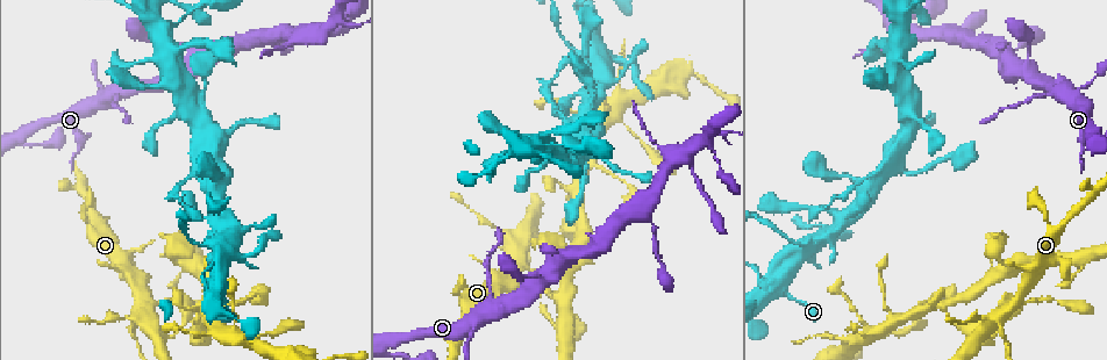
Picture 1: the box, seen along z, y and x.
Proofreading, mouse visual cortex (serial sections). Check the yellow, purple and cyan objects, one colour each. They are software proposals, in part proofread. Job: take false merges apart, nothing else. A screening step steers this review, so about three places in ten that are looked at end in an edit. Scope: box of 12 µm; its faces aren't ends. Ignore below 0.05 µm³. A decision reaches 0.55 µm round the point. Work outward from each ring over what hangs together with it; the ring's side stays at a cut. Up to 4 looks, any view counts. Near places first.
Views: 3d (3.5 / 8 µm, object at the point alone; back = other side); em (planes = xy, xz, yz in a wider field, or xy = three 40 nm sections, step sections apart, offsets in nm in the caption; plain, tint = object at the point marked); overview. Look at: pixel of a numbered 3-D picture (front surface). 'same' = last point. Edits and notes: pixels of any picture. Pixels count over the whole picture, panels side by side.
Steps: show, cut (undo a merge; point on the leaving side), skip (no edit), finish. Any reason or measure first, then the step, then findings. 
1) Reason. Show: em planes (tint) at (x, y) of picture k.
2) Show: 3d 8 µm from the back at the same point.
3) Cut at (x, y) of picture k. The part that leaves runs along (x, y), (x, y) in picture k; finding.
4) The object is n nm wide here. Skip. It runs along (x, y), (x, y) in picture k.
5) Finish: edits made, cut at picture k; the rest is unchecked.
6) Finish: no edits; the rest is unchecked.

Four or more arms meet. Show: 3d 8 µm at (211, 184) of picture 1.

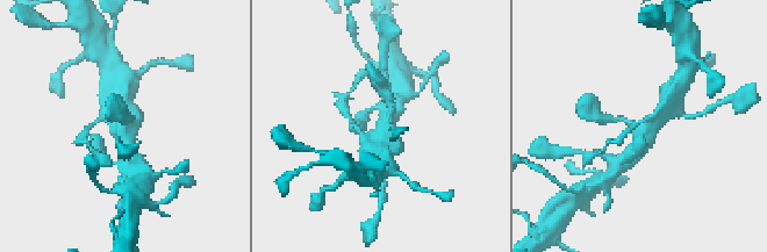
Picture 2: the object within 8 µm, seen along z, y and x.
Show: 3d 3.5 µm at (639, 127) of picture 2.

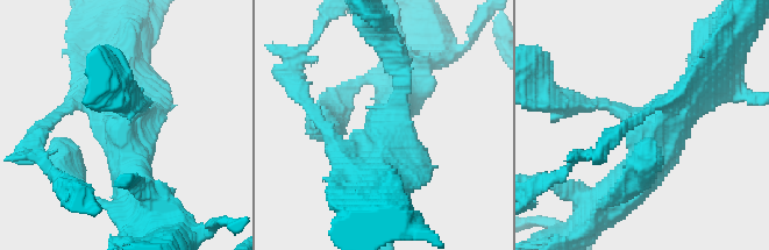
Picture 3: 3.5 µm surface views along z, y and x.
Now the EM. Show: em xy step 2 (tint) at (380, 120) of picture 3.

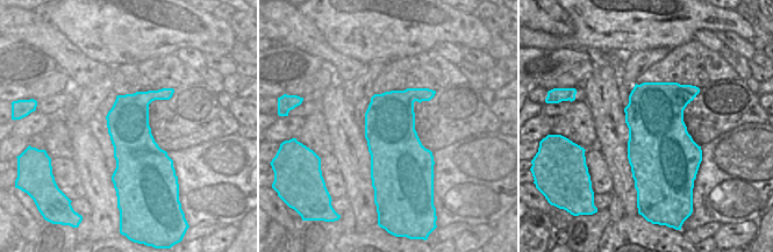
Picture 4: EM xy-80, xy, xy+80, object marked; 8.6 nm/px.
Skip. It runs along (609, 202), (704, 80) in picture 3; all the same cell.

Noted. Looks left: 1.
Thick turns thin. Show: 3d 3.5 µm at (132, 329) of picture 1.

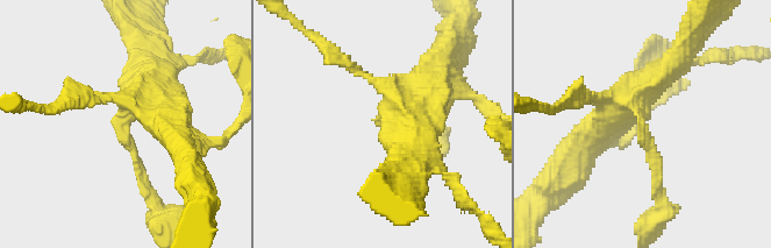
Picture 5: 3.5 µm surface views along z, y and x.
The arms are 150, 450 nm wide. Skip. It runs along (665, 72), (635, 98), (658, 195) in picture 5; one cell here.

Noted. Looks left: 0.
Finish: no edits; the rest is unchecked.

